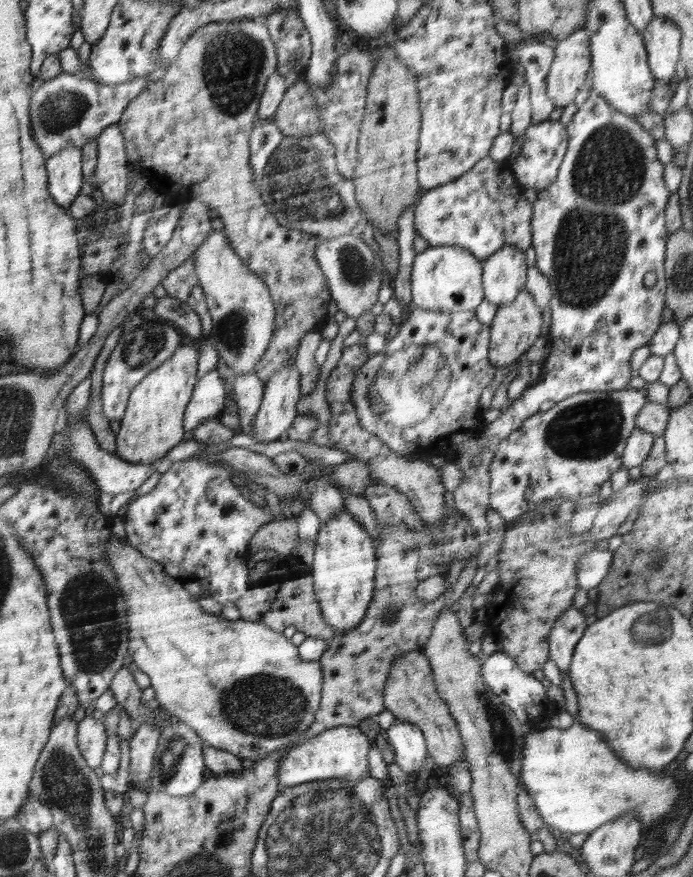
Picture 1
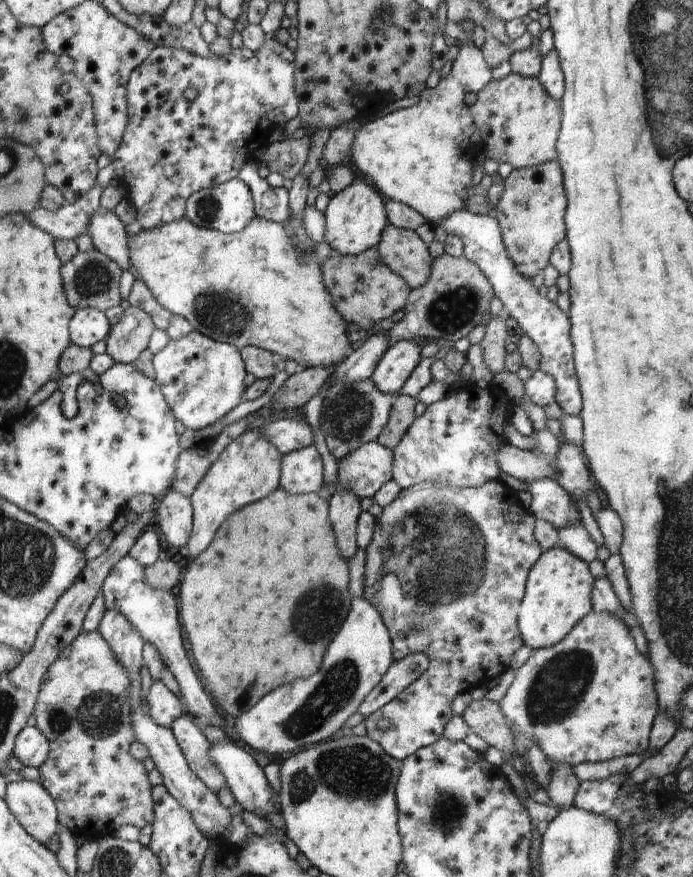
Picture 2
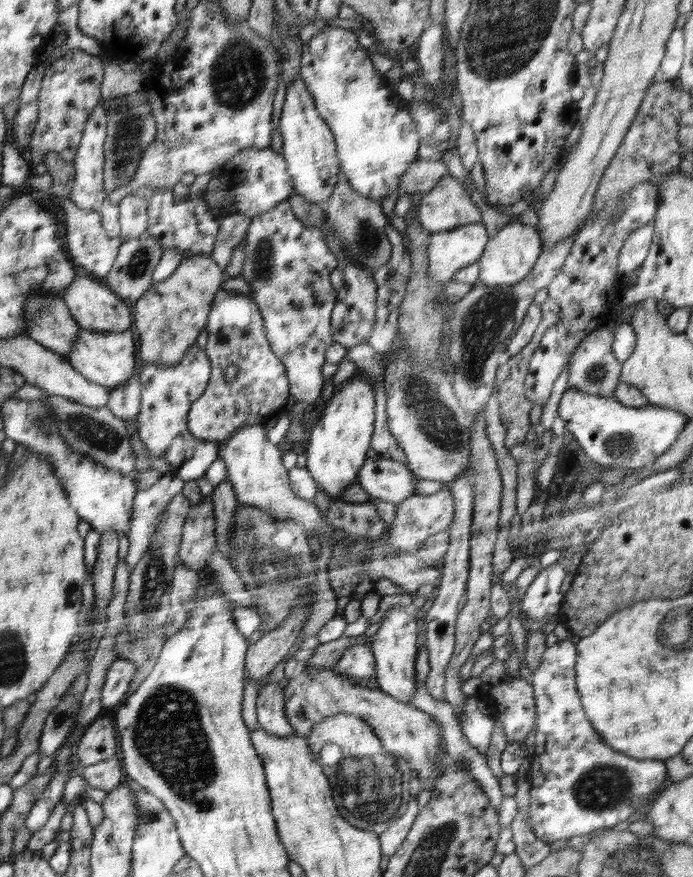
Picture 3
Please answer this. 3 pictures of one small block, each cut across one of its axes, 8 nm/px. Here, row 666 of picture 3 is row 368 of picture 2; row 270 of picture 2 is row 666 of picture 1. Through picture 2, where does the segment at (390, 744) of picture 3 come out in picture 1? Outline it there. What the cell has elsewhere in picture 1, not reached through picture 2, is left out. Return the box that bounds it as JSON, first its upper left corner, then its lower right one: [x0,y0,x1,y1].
[103,530,323,763]

